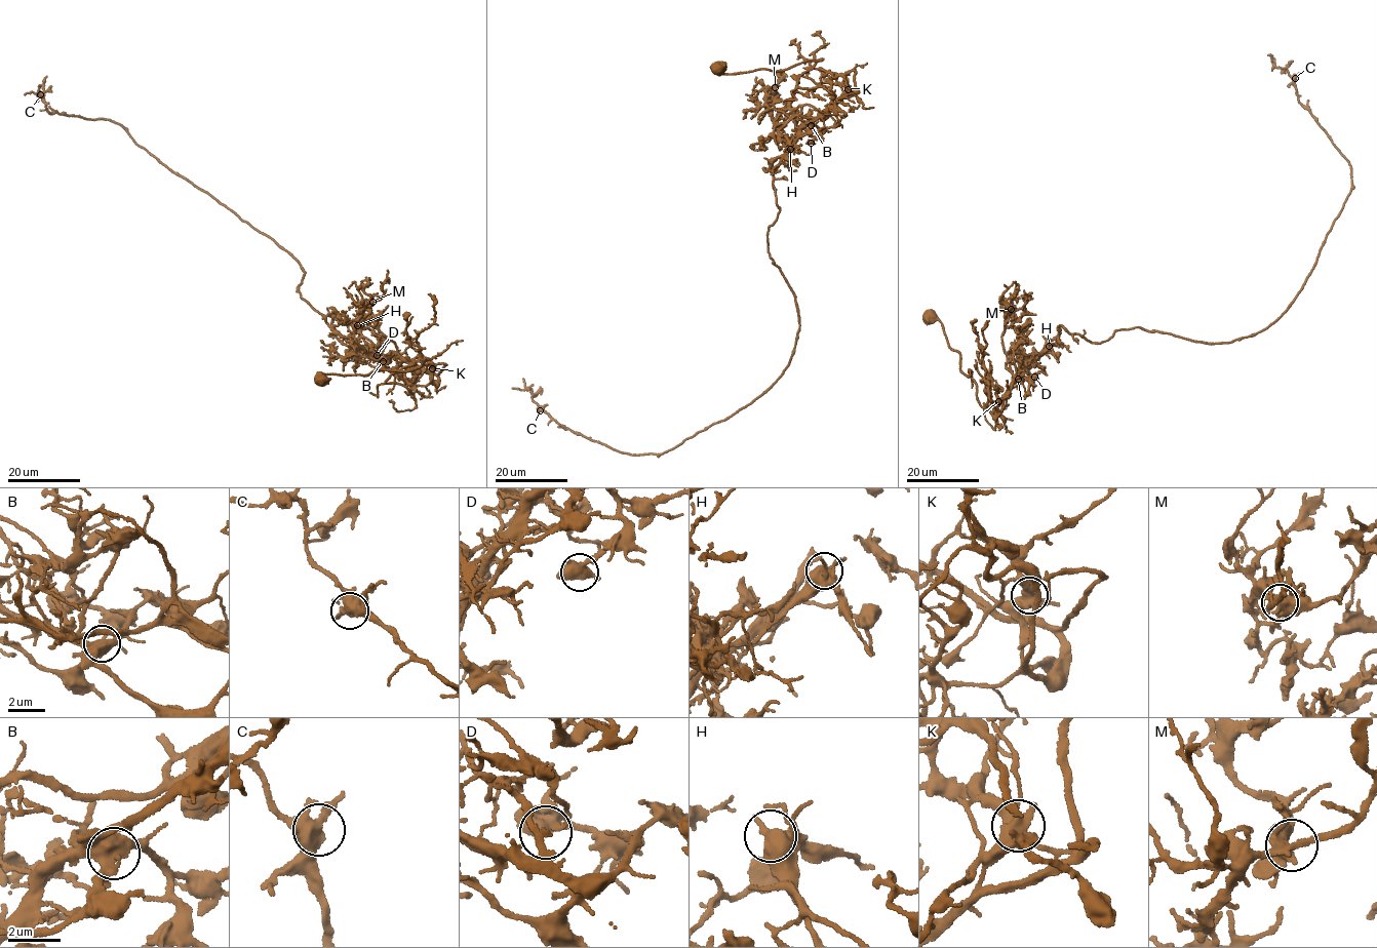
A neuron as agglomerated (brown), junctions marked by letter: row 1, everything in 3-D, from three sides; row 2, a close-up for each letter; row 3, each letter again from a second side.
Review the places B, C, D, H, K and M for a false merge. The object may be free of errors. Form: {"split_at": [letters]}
{"split_at": ["K"]}

